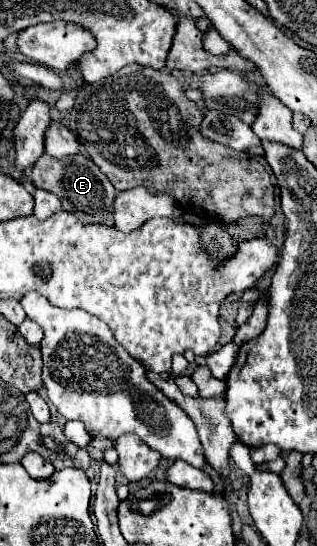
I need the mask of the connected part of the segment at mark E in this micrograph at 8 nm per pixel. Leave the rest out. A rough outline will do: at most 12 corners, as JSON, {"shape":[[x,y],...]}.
{"shape":[[42,155],[32,181],[84,223],[112,225],[116,189],[84,155]]}

